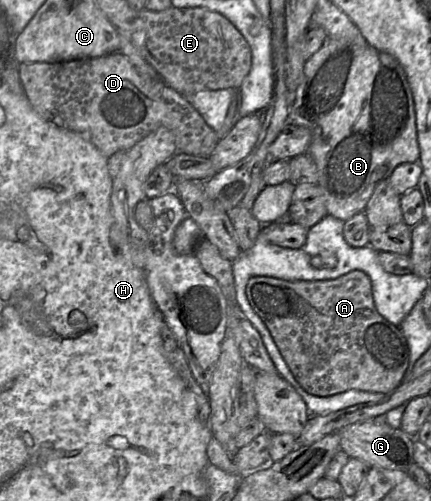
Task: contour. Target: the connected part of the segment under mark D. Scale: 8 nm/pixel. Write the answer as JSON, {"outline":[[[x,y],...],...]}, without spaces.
{"outline":[[[121,52],[57,63],[20,63],[19,76],[28,99],[43,119],[84,134],[108,159],[118,151],[131,148],[161,127],[174,134],[178,153],[209,157],[220,141],[216,132],[185,96],[170,88],[163,80],[143,78]]]}

